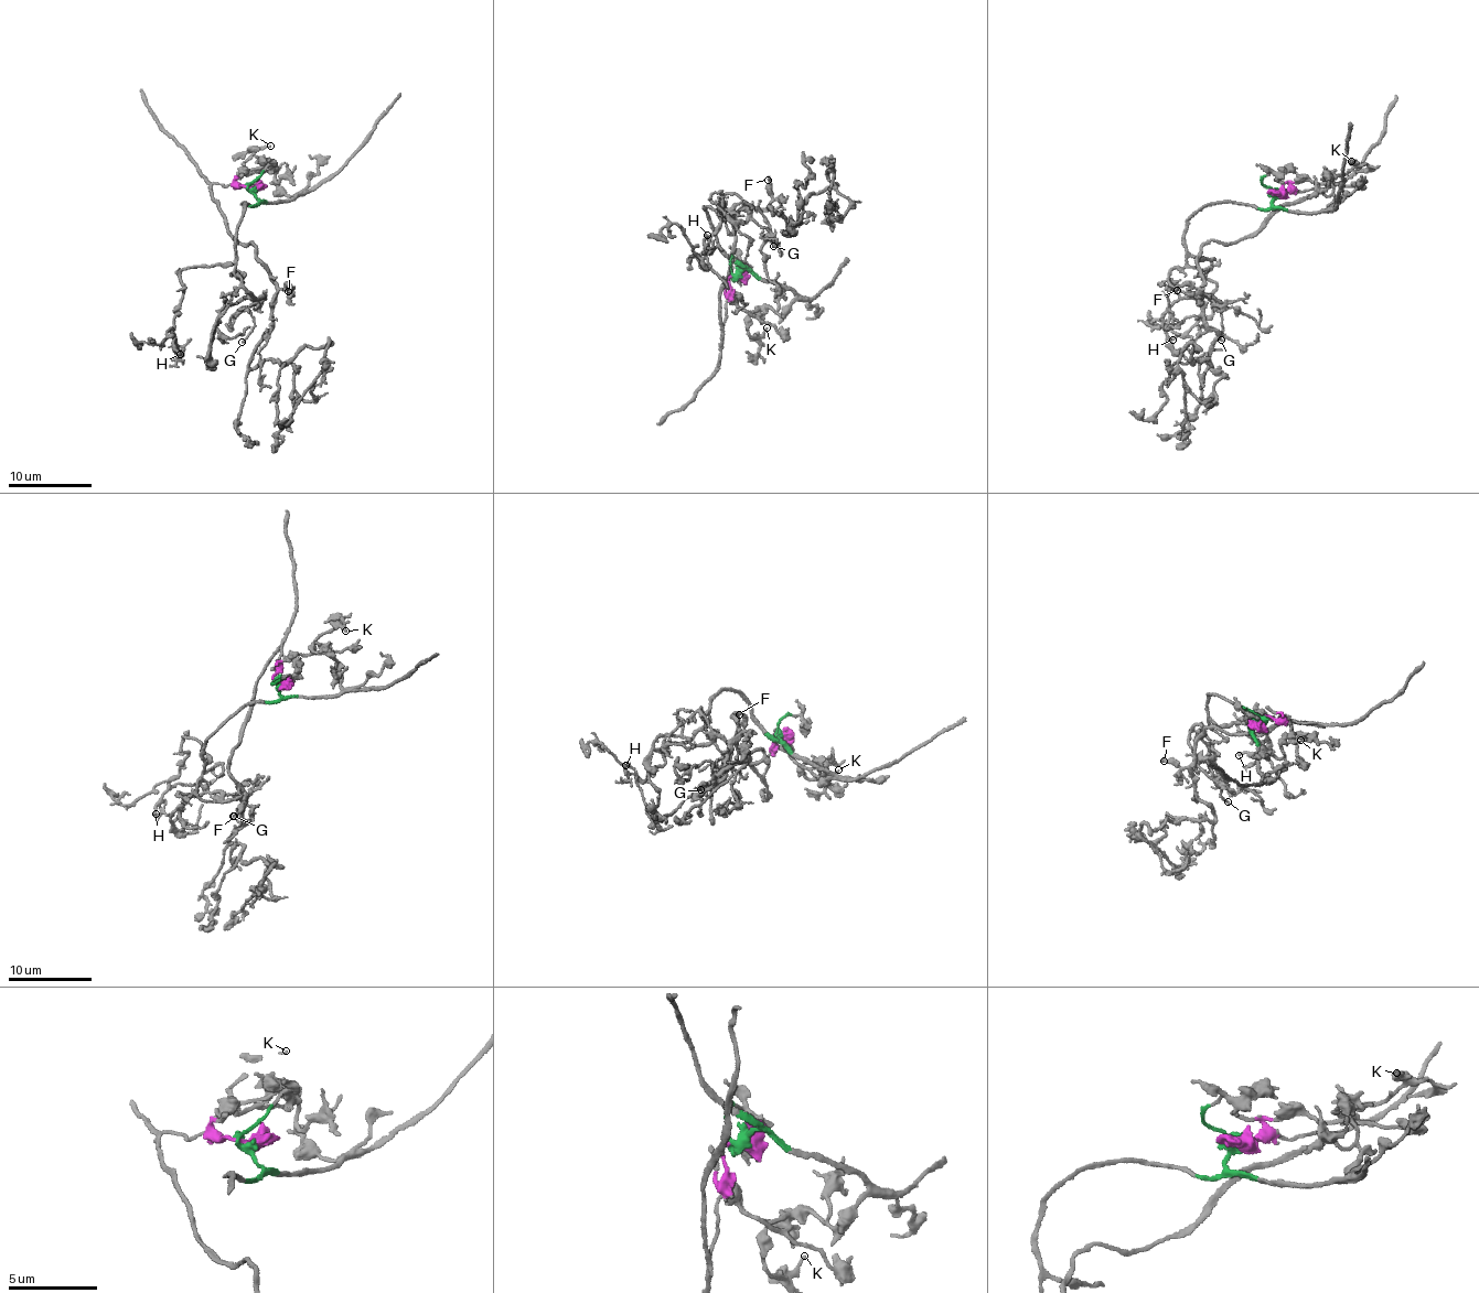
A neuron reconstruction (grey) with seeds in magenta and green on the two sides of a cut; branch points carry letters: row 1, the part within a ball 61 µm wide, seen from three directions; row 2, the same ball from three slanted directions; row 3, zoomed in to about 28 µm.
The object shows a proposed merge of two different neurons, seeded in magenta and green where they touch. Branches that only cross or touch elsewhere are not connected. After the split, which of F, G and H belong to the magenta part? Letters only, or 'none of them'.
F

